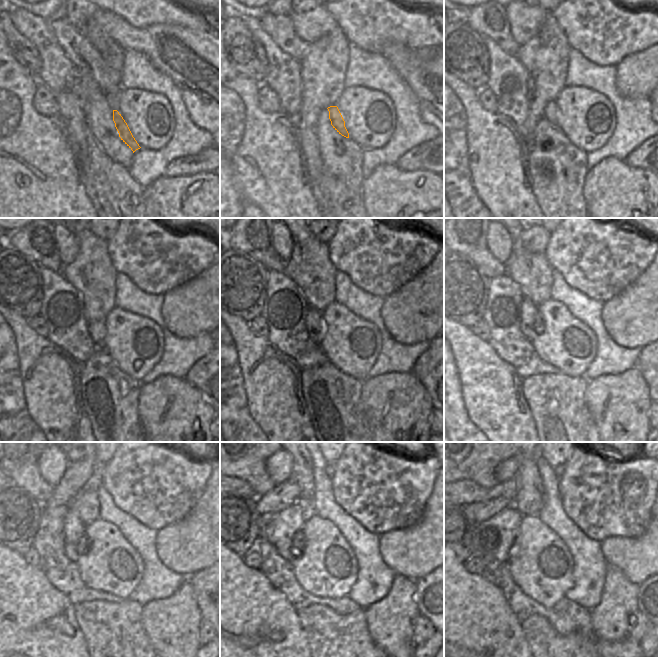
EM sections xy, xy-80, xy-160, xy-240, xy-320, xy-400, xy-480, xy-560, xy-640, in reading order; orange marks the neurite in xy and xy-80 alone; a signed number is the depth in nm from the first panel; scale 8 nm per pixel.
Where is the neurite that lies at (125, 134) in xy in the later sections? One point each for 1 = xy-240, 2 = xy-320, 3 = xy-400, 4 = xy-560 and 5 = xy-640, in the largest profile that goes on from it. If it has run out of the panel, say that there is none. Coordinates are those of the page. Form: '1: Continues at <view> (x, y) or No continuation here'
1: Continues at xy-240 (96, 329)
2: Continues at xy-320 (314, 324)
3: Continues at xy-400 (531, 324)
4: Continues at xy-560 (278, 529)
5: Continues at xy-640 (491, 539).

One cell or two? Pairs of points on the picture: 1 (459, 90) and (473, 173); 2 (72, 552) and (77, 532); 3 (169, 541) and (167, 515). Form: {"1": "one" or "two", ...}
{"1": "one", "2": "one", "3": "two"}

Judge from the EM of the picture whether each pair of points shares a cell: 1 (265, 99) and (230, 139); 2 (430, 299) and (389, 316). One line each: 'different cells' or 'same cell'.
1: different cells
2: same cell

